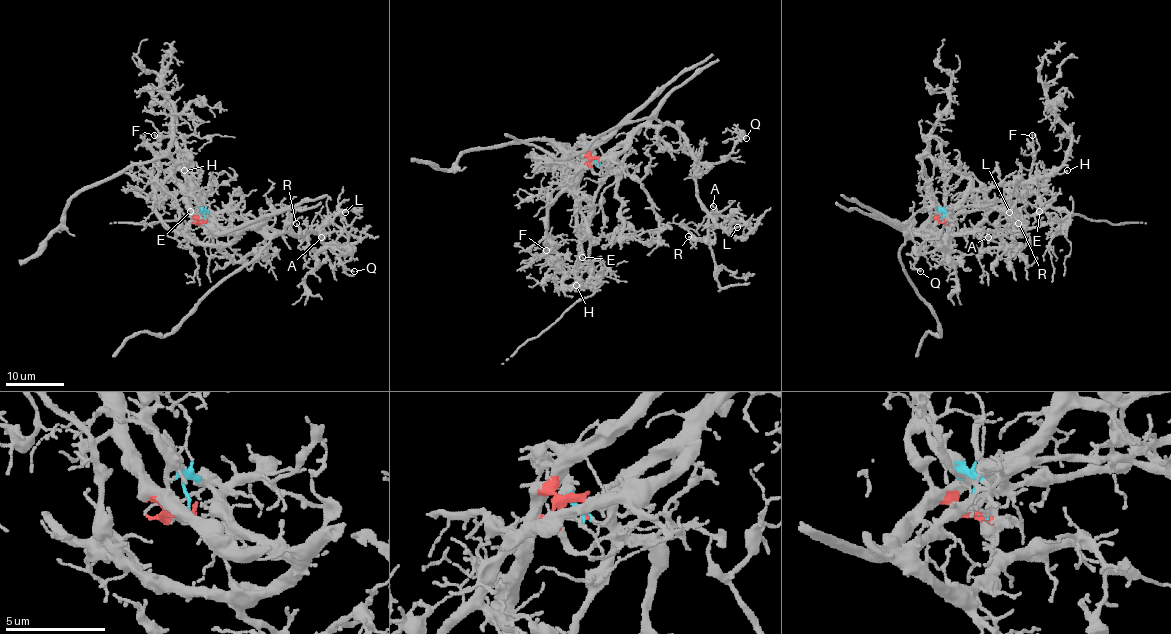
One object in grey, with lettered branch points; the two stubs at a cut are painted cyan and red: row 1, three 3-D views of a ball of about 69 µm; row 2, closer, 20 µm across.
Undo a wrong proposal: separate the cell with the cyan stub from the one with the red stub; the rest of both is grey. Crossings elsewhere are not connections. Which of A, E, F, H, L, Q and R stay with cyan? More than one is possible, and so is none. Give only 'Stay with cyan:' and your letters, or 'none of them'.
Stay with cyan: A, F, L, Q, R

